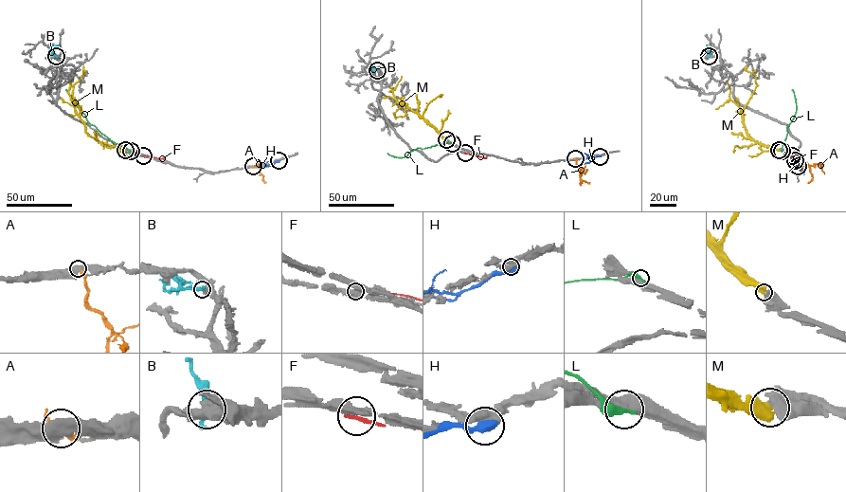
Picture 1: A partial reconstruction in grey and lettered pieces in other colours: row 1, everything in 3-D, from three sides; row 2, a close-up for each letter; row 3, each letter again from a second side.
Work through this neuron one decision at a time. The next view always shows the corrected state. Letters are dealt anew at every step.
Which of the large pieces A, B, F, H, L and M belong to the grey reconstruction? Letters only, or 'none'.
M

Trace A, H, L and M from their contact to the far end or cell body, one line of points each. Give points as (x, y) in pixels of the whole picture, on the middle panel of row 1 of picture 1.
A: (575, 158), (580, 169), (580, 186)
H: (600, 156), (584, 163)
L: (452, 143), (417, 148), (401, 157), (387, 153)
M: (446, 140), (405, 104), (401, 103), (394, 116), (404, 117), (404, 106)

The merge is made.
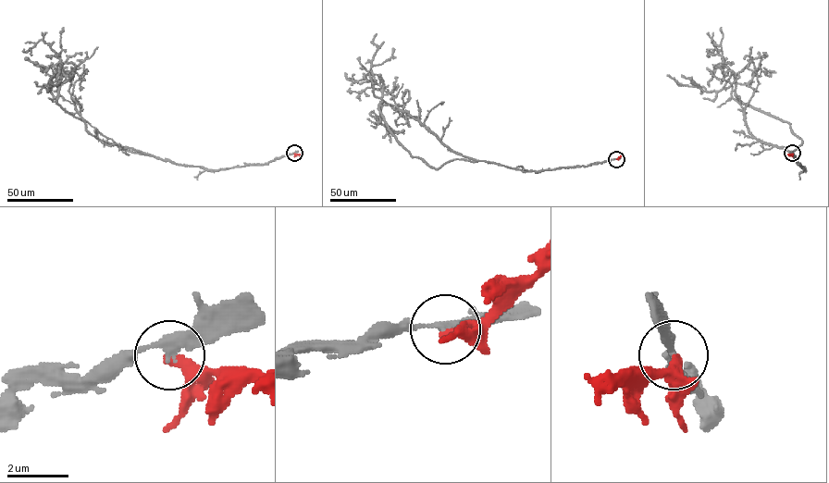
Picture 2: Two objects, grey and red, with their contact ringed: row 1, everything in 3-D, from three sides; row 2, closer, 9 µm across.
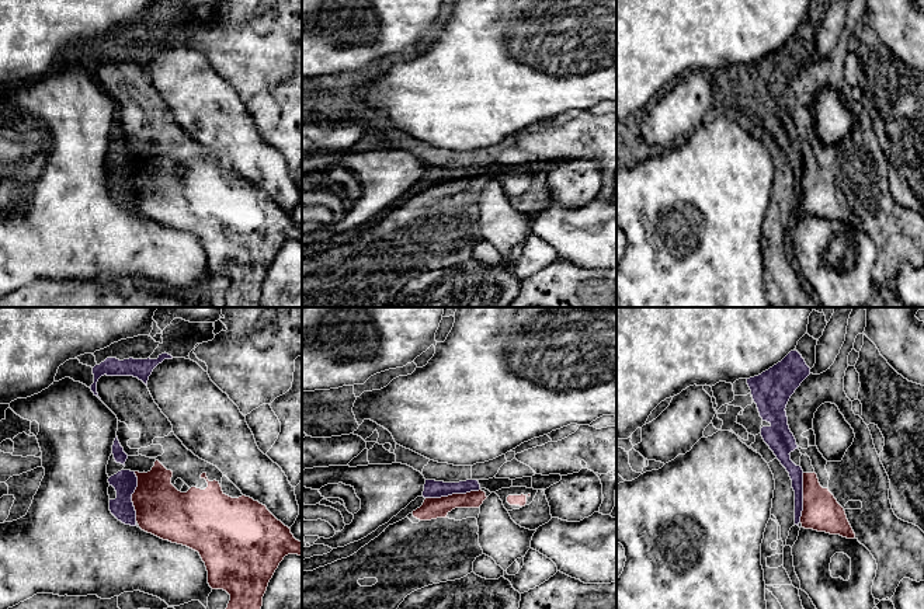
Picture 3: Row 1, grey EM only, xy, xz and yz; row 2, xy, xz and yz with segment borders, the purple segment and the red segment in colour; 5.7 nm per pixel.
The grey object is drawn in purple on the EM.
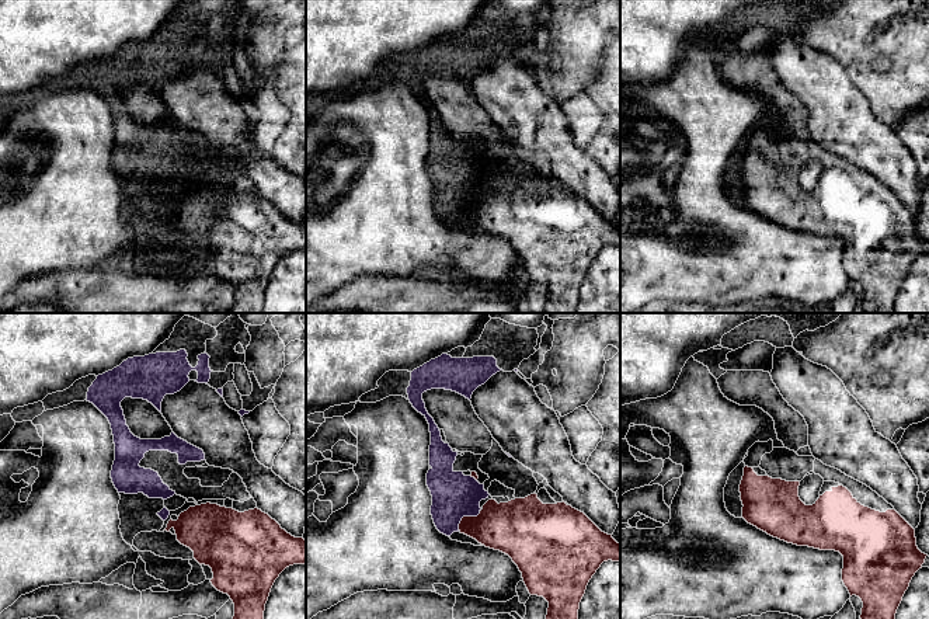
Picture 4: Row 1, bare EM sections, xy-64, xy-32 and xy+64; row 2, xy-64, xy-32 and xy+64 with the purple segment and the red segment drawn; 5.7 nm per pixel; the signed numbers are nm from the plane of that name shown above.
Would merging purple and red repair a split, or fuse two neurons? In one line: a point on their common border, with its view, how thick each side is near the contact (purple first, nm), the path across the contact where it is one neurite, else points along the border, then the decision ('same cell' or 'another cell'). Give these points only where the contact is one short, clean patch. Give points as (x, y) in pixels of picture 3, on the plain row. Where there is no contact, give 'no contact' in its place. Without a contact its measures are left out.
xz (452, 178) | 100/120 nm | along xz (479, 174), (426, 184) | another cell

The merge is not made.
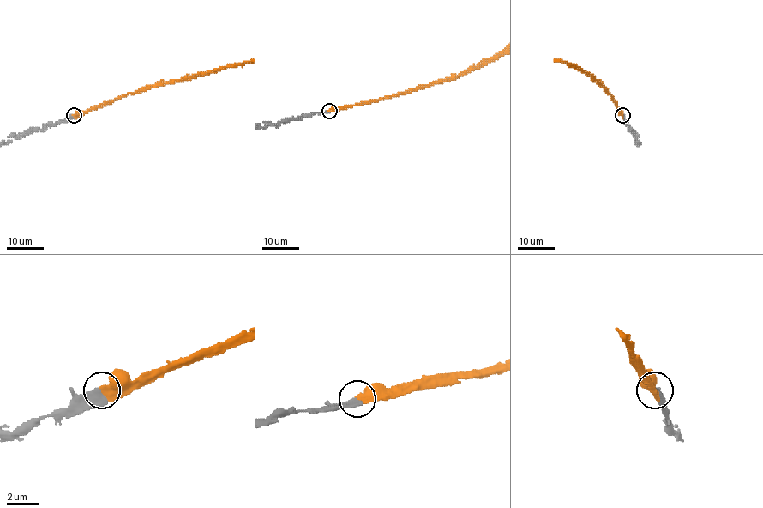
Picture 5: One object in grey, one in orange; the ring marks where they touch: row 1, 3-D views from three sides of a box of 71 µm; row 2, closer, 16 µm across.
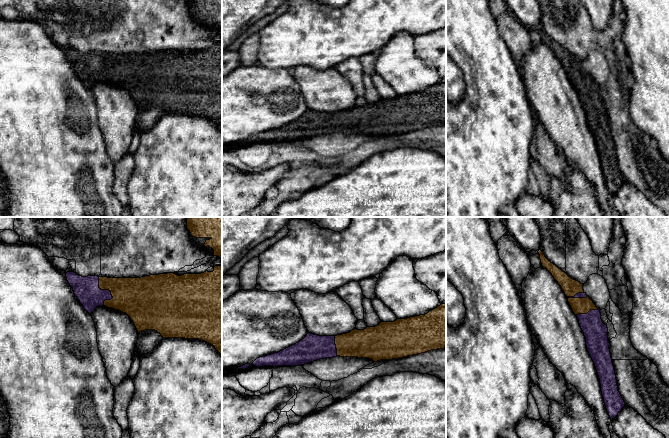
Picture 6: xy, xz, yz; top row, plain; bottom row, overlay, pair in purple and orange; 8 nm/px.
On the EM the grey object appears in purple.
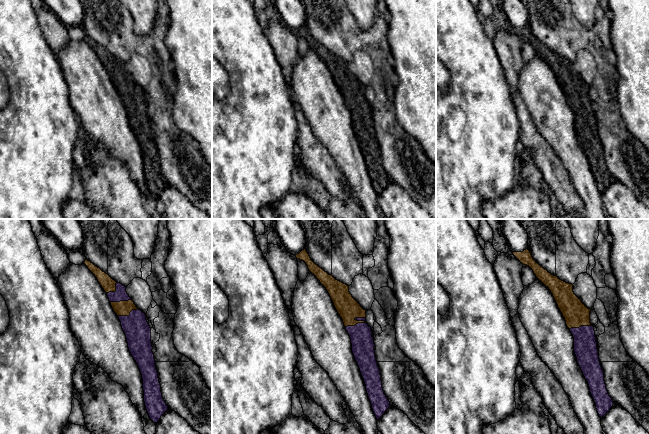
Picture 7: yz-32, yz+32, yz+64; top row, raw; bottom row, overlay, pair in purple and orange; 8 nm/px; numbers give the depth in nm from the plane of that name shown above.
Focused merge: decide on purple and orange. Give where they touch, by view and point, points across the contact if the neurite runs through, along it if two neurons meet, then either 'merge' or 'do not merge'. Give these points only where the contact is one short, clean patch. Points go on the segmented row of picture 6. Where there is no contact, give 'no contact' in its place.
xy (108, 290) | merge

